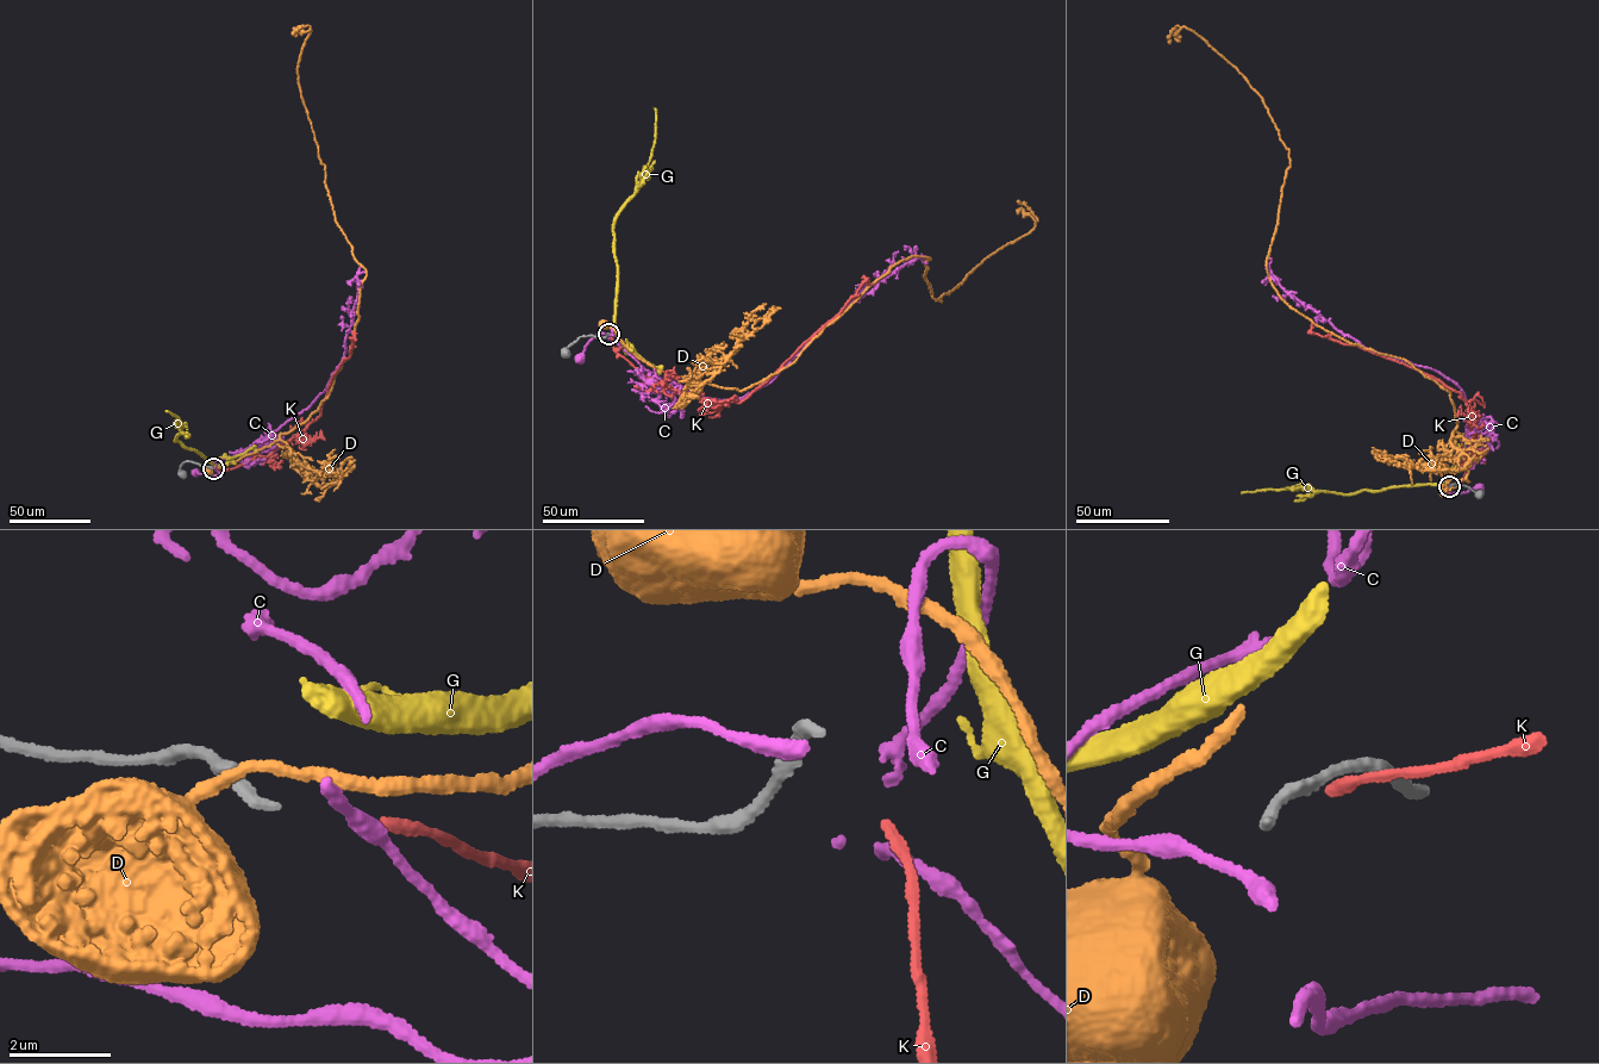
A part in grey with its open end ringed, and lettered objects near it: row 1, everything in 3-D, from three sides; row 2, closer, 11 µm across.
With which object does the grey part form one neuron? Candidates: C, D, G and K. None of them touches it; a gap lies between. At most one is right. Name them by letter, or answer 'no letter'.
no letter

